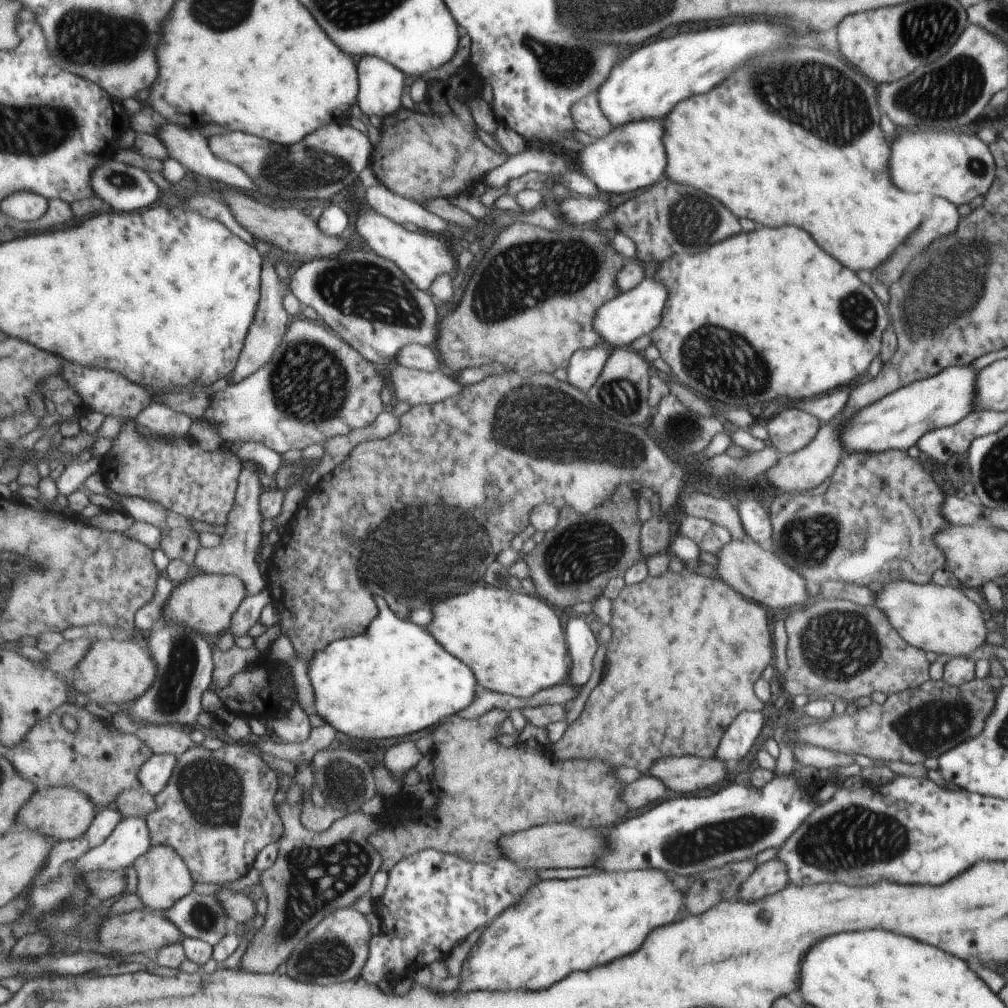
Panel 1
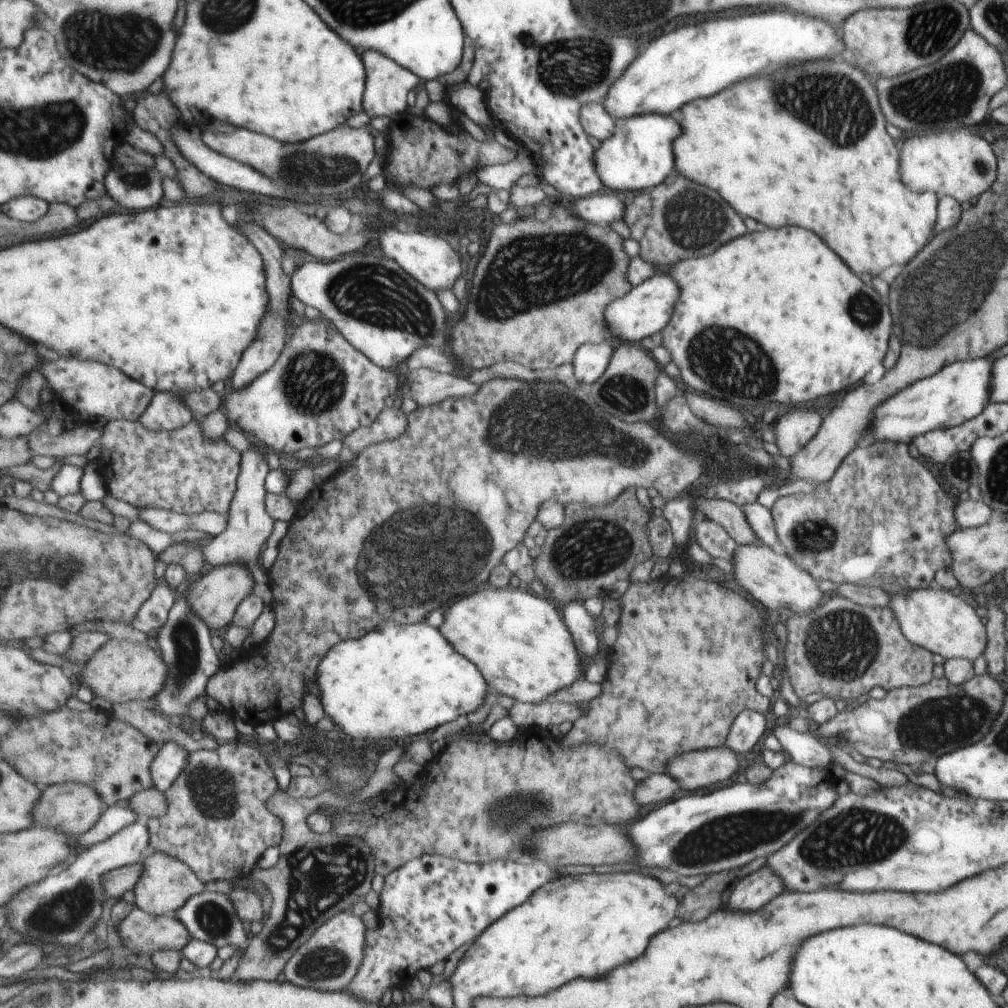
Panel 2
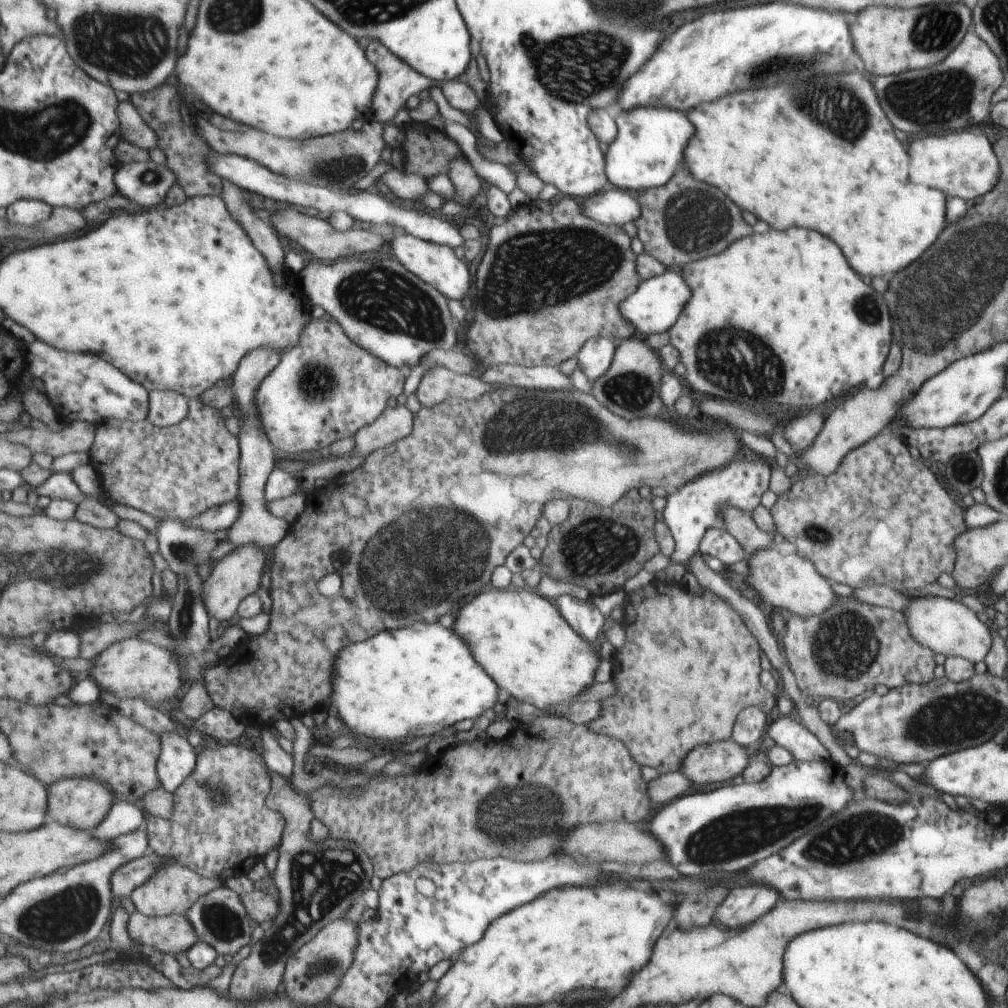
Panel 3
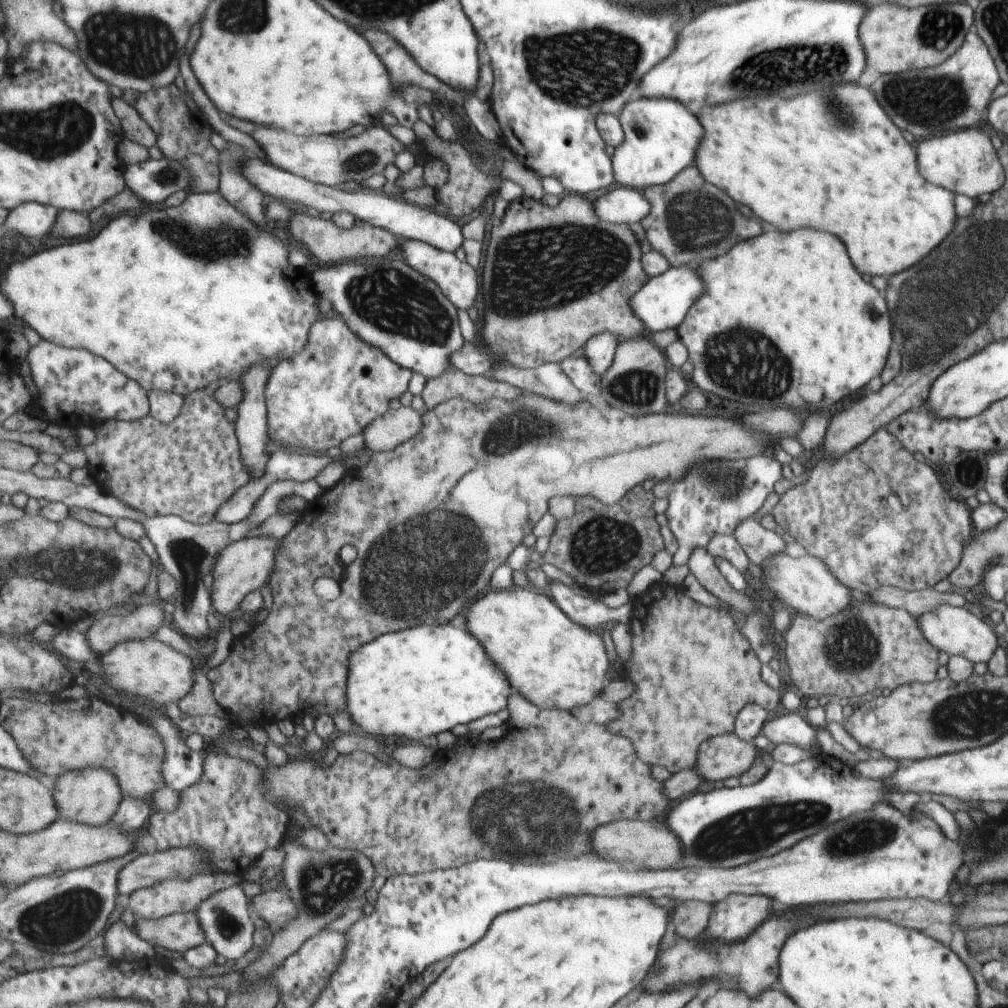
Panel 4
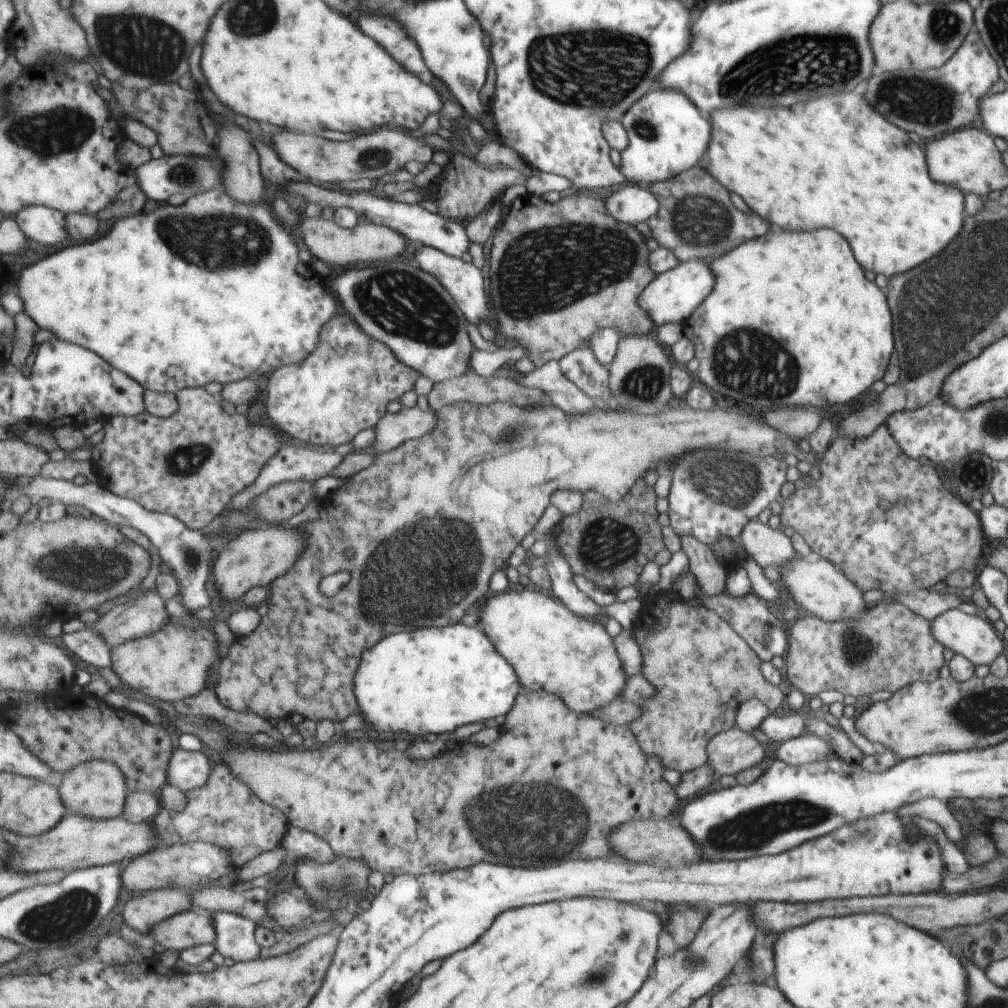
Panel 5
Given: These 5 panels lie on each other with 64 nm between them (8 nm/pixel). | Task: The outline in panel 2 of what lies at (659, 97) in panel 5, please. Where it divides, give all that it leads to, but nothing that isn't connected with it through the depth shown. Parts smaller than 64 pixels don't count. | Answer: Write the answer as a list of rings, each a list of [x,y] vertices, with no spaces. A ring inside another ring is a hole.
[[[642,114],[634,118],[615,120],[614,135],[600,142],[600,147],[595,150],[594,164],[596,174],[602,180],[604,187],[610,191],[638,192],[648,190],[662,184],[675,167],[675,153],[672,152],[672,142],[682,134],[682,124],[676,115],[662,116],[662,114]]]

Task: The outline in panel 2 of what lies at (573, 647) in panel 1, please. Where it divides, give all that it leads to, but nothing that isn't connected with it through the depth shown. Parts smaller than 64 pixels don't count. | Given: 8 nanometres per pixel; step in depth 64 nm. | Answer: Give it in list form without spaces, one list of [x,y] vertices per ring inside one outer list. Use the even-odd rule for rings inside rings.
[[[568,602],[561,606],[564,612],[564,620],[572,633],[572,640],[575,640],[576,648],[584,664],[584,680],[591,683],[602,683],[606,676],[605,666],[594,663],[598,650],[596,638],[596,616],[590,614],[584,608],[583,602]]]

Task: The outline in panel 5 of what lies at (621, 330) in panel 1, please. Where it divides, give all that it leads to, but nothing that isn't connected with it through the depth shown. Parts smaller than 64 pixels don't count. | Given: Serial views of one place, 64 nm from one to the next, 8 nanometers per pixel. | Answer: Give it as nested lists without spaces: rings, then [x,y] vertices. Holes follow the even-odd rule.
[[[703,260],[681,262],[672,270],[657,275],[652,283],[644,288],[640,294],[638,306],[642,310],[646,310],[646,314],[650,316],[650,320],[654,324],[654,332],[664,324],[683,324],[688,316],[694,313],[696,308],[703,304],[704,299],[711,294],[712,288],[715,288],[715,279],[714,272]]]

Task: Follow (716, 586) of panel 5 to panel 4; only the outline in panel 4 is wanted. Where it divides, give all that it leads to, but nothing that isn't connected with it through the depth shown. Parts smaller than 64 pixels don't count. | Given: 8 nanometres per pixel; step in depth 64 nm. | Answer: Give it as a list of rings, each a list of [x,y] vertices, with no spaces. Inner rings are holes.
[[[706,547],[695,548],[692,551],[688,566],[689,572],[696,577],[696,580],[718,600],[732,604],[734,608],[738,608],[738,612],[744,612],[744,614],[750,614],[756,608],[753,600],[750,600],[746,594],[730,587]]]

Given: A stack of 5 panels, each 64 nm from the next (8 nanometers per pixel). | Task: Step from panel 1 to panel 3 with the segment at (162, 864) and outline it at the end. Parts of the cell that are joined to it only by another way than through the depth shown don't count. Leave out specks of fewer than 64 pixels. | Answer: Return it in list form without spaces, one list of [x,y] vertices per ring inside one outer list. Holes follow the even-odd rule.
[[[171,861],[166,862],[150,882],[136,888],[130,897],[136,910],[140,910],[148,916],[188,915],[192,906],[198,900],[202,900],[202,896],[222,887],[226,887],[226,881],[223,879],[204,878],[193,868]]]

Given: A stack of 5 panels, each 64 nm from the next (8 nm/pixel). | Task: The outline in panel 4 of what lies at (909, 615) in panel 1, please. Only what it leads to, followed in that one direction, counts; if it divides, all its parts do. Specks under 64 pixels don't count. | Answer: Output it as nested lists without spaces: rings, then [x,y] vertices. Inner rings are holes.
[[[960,600],[954,605],[942,603],[936,610],[926,612],[916,620],[922,630],[922,636],[930,644],[934,644],[938,650],[946,652],[948,656],[960,655],[976,664],[977,662],[988,662],[998,648],[998,638],[994,630],[986,622],[970,614],[968,608]]]

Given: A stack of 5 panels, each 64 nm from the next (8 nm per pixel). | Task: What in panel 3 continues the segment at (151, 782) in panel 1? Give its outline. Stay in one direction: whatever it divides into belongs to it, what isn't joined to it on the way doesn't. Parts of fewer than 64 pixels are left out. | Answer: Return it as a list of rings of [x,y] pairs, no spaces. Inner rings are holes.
[[[164,734],[158,772],[161,786],[166,790],[176,792],[196,772],[199,754],[194,748],[186,734]]]

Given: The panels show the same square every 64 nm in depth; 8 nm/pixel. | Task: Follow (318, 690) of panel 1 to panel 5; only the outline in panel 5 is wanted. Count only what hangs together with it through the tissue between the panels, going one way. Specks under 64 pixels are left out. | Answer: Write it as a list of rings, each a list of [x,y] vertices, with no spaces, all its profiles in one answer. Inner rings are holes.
[[[458,623],[445,627],[426,627],[384,636],[363,653],[355,675],[356,702],[366,729],[371,733],[400,732],[412,740],[424,740],[426,734],[452,732],[460,726],[504,716],[523,690],[515,668],[500,656],[495,644],[482,628]]]

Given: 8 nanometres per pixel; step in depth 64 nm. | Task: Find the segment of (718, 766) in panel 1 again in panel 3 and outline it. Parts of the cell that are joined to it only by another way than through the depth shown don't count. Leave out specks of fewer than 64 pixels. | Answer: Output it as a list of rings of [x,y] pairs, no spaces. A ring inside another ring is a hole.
[[[731,738],[696,747],[684,760],[678,772],[692,785],[720,784],[736,778],[748,766],[748,752]]]

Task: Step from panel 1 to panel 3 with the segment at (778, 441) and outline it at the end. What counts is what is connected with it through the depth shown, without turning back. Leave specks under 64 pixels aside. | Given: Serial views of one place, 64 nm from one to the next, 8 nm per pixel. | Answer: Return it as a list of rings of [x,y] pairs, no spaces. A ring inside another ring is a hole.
[[[809,412],[805,416],[802,414],[787,422],[782,426],[782,435],[792,446],[795,453],[803,452],[815,443],[816,436],[819,436],[823,428],[824,416],[818,412]]]

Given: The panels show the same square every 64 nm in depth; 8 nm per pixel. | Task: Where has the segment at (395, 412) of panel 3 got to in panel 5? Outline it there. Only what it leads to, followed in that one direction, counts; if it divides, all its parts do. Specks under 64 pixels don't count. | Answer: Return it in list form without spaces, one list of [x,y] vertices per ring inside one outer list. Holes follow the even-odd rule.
[[[403,407],[397,413],[388,413],[387,416],[380,420],[376,428],[372,428],[375,432],[375,441],[372,445],[374,453],[388,453],[392,449],[399,447],[408,440],[416,440],[428,434],[430,430],[434,430],[436,426],[436,411],[435,410],[420,410],[418,407]]]

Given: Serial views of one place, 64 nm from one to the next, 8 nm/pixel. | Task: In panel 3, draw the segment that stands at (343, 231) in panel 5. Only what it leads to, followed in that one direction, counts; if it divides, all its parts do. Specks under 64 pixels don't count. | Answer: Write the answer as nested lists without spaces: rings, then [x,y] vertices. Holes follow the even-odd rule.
[[[292,205],[292,208],[286,208],[284,212],[271,217],[274,228],[281,236],[286,236],[290,241],[296,242],[303,246],[311,253],[314,258],[318,258],[323,262],[334,262],[340,258],[348,258],[348,256],[362,255],[366,252],[378,252],[384,246],[384,238],[380,234],[370,234],[370,230],[356,230],[352,228],[348,232],[340,232],[334,228],[334,224],[329,219],[318,218],[315,215],[304,214]]]

